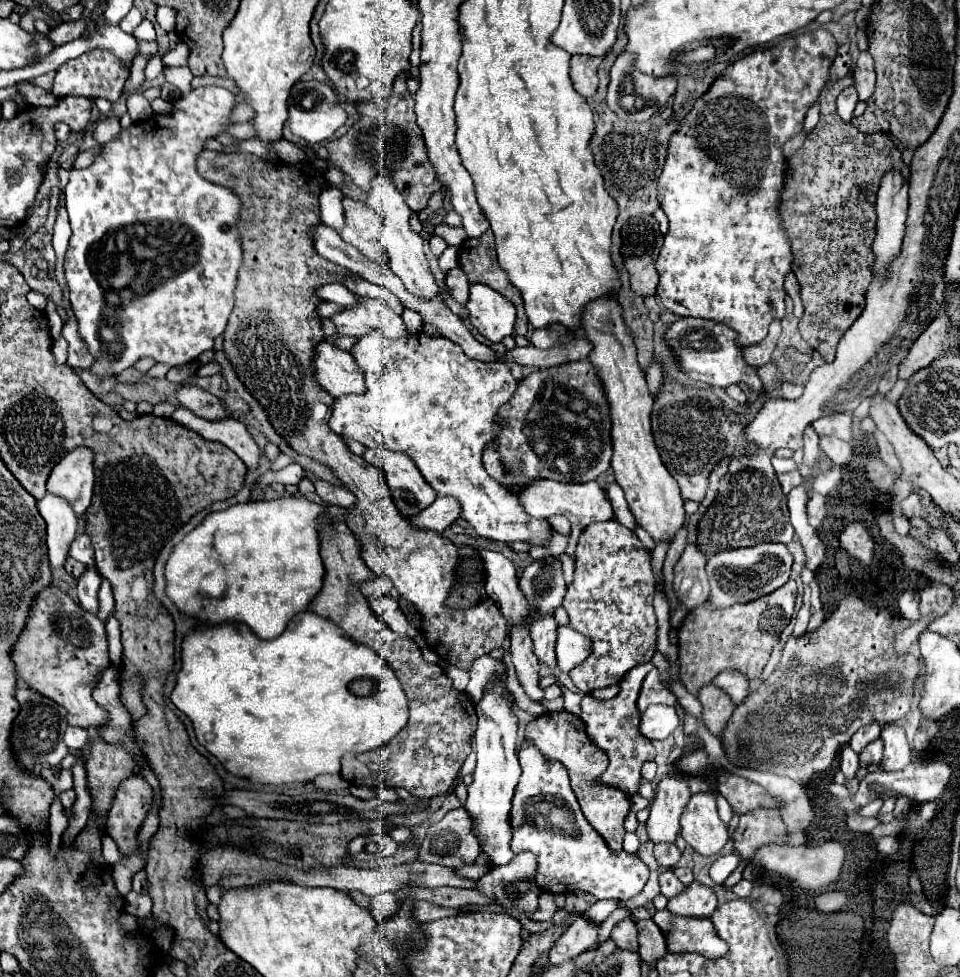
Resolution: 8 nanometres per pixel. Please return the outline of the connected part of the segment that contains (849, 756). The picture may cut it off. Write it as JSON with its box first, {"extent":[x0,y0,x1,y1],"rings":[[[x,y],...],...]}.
{"extent":[840,744,858,780],"rings":[[[850,744],[842,746],[840,752],[840,770],[846,774],[846,780],[852,780],[858,770],[858,754],[852,750]]]}

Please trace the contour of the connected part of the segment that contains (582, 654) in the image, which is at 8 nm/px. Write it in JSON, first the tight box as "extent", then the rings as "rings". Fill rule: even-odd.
{"extent":[556,626,590,674],"rings":[[[570,626],[558,628],[558,640],[556,640],[556,658],[558,668],[568,674],[576,664],[580,664],[590,654],[590,640],[576,632]]]}

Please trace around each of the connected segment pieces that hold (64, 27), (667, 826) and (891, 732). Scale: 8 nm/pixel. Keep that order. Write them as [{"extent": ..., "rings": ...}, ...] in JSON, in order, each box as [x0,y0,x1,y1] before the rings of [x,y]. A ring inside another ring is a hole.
[{"extent":[50,16,86,46],"rings":[[[82,16],[82,18],[78,18],[78,20],[74,20],[74,22],[64,22],[64,24],[60,24],[60,26],[56,26],[54,30],[50,30],[50,40],[54,40],[54,44],[56,46],[60,46],[60,44],[66,44],[66,42],[70,42],[70,40],[76,40],[76,38],[80,38],[82,34],[84,34],[84,28],[86,28],[86,18]]]},{"extent":[646,776,690,844],"rings":[[[672,776],[658,784],[656,800],[650,808],[650,818],[646,822],[648,836],[654,844],[676,842],[680,836],[680,818],[690,800],[690,788],[686,778]]]},{"extent":[880,724,912,770],"rings":[[[886,724],[882,728],[882,740],[884,740],[884,758],[880,764],[882,770],[902,770],[904,766],[910,764],[912,748],[902,726]]]}]

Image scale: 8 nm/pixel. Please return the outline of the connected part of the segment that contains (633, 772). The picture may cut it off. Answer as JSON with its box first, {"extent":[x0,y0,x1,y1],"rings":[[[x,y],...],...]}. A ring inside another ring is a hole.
{"extent":[582,664,656,796],"rings":[[[640,664],[638,668],[632,668],[620,682],[620,692],[610,700],[596,700],[592,696],[586,696],[582,700],[582,720],[586,724],[588,736],[598,744],[610,758],[610,764],[606,772],[600,776],[604,784],[610,784],[614,788],[622,788],[630,796],[638,792],[640,784],[640,768],[646,760],[654,760],[656,750],[652,742],[640,734],[640,712],[636,708],[638,692],[642,688],[642,682],[646,674],[654,668],[654,664]]]}

